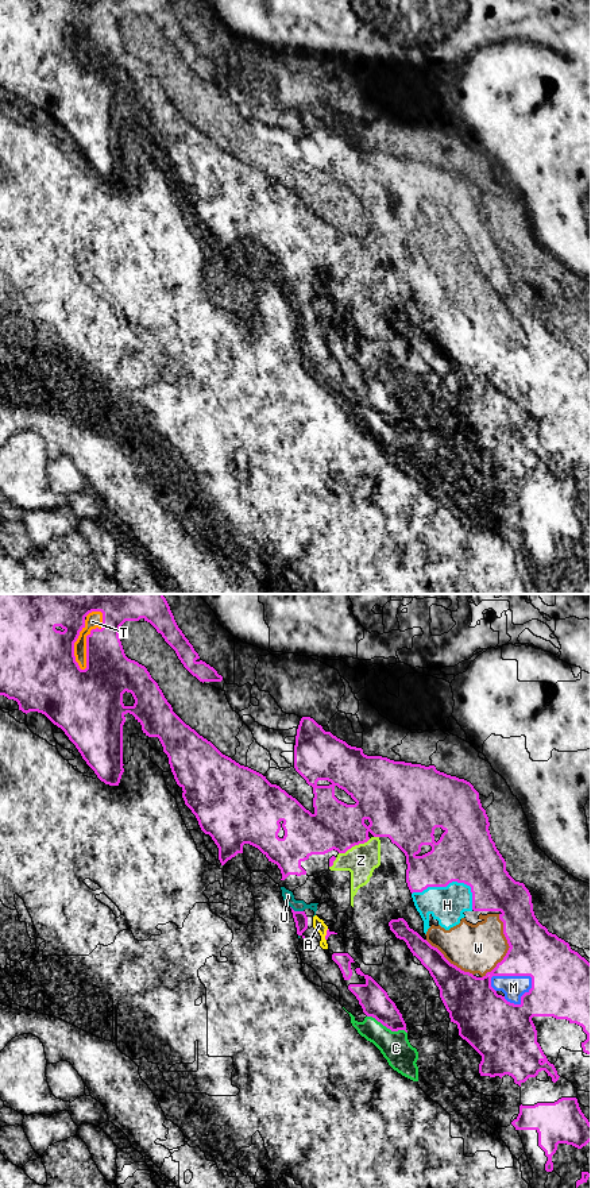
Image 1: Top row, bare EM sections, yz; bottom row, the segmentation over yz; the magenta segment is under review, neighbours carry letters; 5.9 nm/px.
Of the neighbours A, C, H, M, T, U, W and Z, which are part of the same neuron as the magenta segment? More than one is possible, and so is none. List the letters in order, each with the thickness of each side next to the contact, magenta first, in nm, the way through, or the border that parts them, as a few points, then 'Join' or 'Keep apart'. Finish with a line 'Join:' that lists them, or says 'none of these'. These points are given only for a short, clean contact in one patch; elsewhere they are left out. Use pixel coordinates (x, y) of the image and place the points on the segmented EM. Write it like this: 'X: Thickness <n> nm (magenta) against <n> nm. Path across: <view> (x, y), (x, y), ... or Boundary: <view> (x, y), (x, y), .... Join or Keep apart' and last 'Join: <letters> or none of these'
A: Thickness 30 nm (magenta) against 70 nm. Boundary: yz (328, 929), (325, 940). Keep apart
C: Thickness 170 nm (magenta) against 180 nm. Keep apart
H: Thickness 360 nm (magenta) against 220 nm. Join
M: Thickness 320 nm (magenta) against 140 nm. Join
T: Thickness 300 nm (magenta) against 100 nm. Path across: yz (49, 655), (84, 668), (87, 637), (93, 628), (93, 620). Join
U: Thickness 80 nm (magenta) against 70 nm. Boundary: yz (290, 906), (294, 910), (302, 911). Keep apart
W: Thickness 300 nm (magenta) against 280 nm. Join
Z: Thickness 280 nm (magenta) against 190 nm. Keep apart
Join: H, M, T, W

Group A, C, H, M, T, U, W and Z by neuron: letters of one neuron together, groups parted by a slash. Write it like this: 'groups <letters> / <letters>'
groups A C U Z / H M T W

